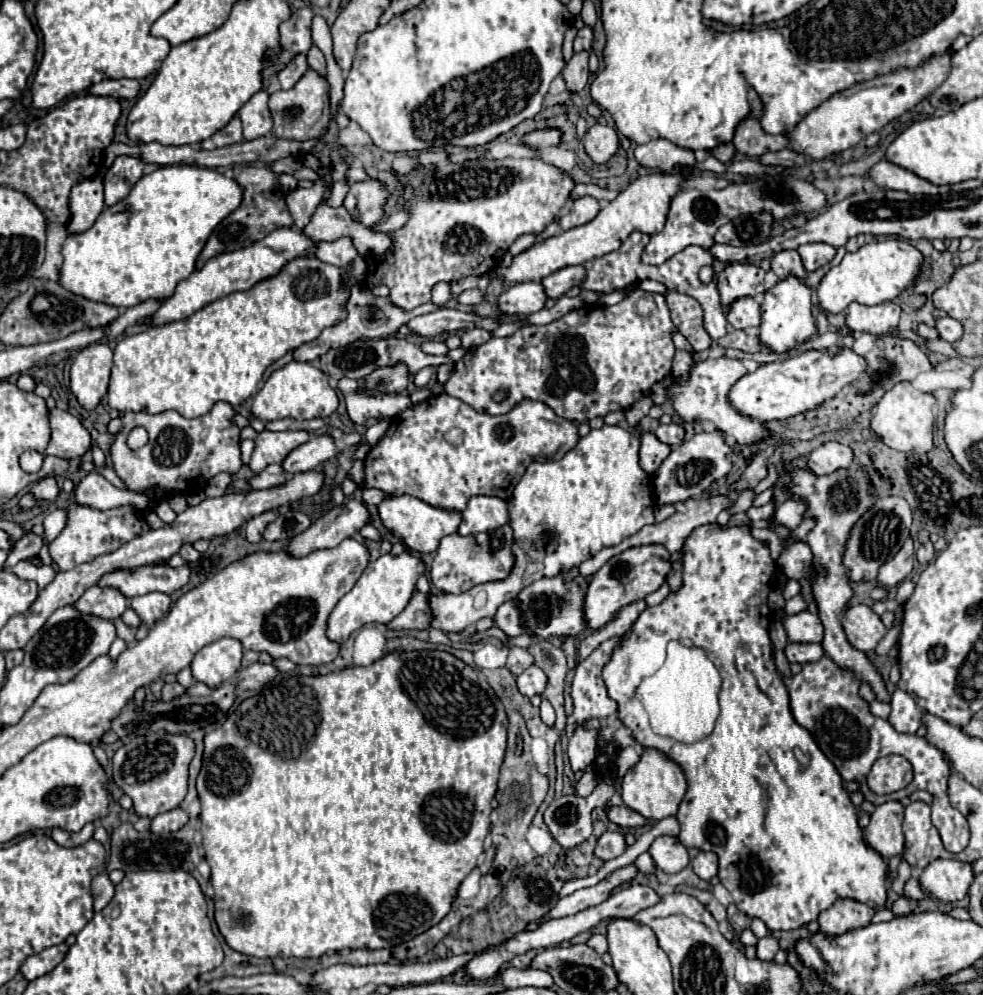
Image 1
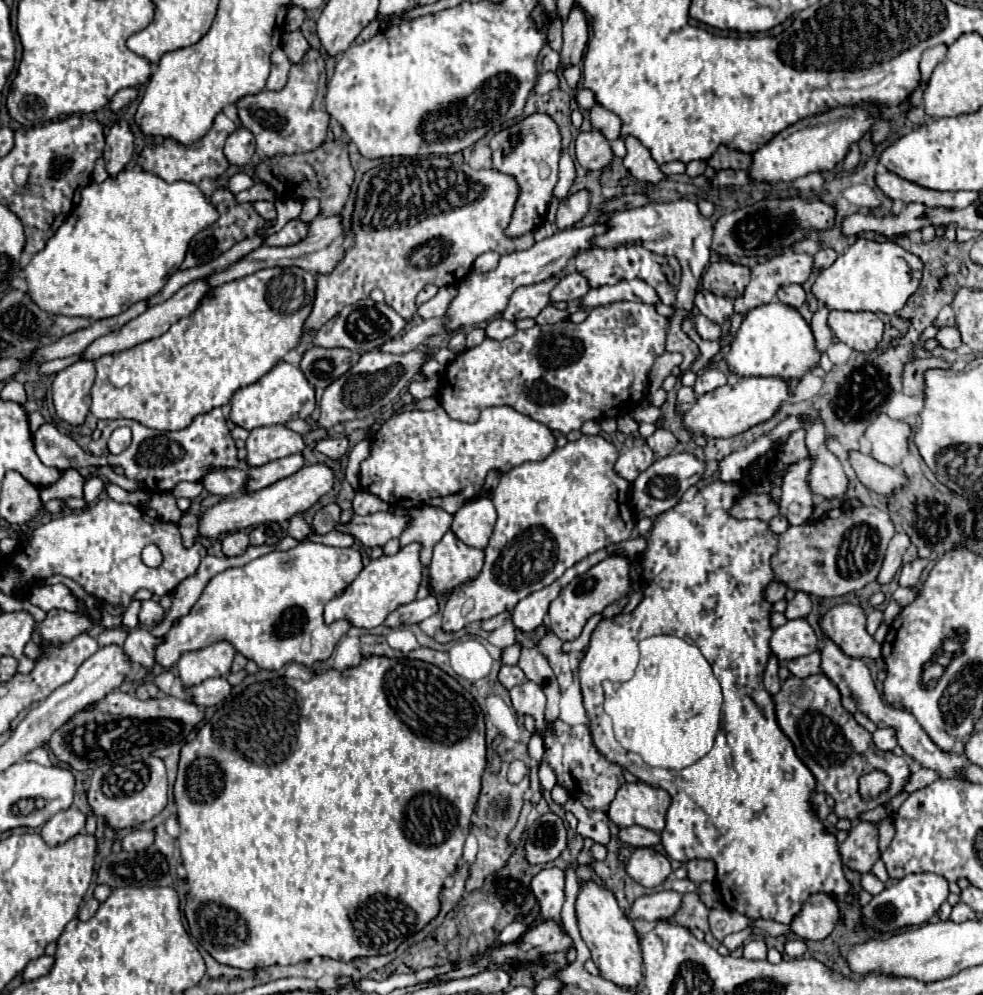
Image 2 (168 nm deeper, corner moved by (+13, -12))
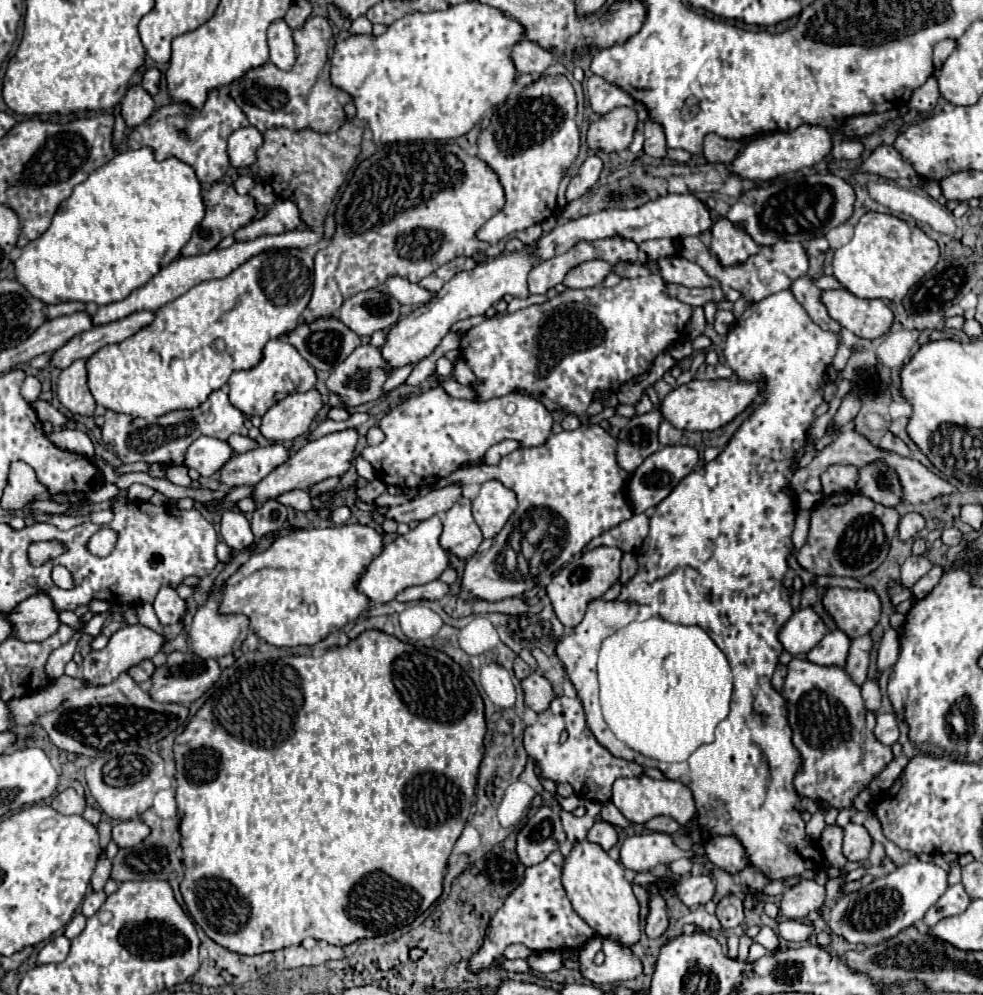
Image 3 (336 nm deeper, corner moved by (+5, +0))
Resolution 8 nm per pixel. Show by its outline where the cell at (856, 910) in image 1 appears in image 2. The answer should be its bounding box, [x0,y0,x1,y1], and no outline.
[790,894,840,940]

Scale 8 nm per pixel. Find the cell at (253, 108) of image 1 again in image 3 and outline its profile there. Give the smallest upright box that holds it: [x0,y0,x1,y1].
[228,126,263,168]

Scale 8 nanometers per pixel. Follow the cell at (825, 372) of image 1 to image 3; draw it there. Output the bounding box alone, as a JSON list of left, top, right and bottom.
[660,380,762,432]

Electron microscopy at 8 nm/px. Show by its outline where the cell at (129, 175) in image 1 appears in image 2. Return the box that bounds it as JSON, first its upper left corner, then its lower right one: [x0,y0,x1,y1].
[104,122,134,178]

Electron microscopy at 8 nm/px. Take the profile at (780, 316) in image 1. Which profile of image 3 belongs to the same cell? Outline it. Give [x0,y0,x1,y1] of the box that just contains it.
[556,290,838,886]

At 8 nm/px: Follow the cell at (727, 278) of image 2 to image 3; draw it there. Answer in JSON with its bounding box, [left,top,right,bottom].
[710,216,760,266]

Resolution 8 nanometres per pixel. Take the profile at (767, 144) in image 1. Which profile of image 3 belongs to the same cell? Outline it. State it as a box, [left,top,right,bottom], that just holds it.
[704,134,742,164]

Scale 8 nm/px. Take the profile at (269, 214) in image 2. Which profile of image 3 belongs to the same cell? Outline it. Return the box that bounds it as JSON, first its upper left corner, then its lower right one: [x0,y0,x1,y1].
[250,182,276,206]

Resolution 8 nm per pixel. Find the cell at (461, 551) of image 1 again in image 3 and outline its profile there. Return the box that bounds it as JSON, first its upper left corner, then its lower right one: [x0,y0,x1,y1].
[440,498,482,558]

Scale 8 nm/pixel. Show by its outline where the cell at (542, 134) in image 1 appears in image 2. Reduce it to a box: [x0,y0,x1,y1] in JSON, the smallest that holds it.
[490,114,562,236]

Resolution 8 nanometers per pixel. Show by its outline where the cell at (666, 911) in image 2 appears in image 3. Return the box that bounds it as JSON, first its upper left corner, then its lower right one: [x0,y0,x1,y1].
[680,876,716,906]

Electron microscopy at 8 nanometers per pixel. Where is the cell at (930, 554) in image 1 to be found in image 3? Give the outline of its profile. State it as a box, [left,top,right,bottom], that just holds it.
[900,556,932,588]

